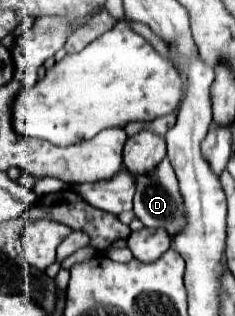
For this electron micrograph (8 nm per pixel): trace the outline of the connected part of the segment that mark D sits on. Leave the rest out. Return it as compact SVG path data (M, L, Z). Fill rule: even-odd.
M161 160L153 172L135 174L135 216L147 228L165 228L171 236L179 232L179 224L183 224L183 200L177 190L177 178L169 164L169 160Z

